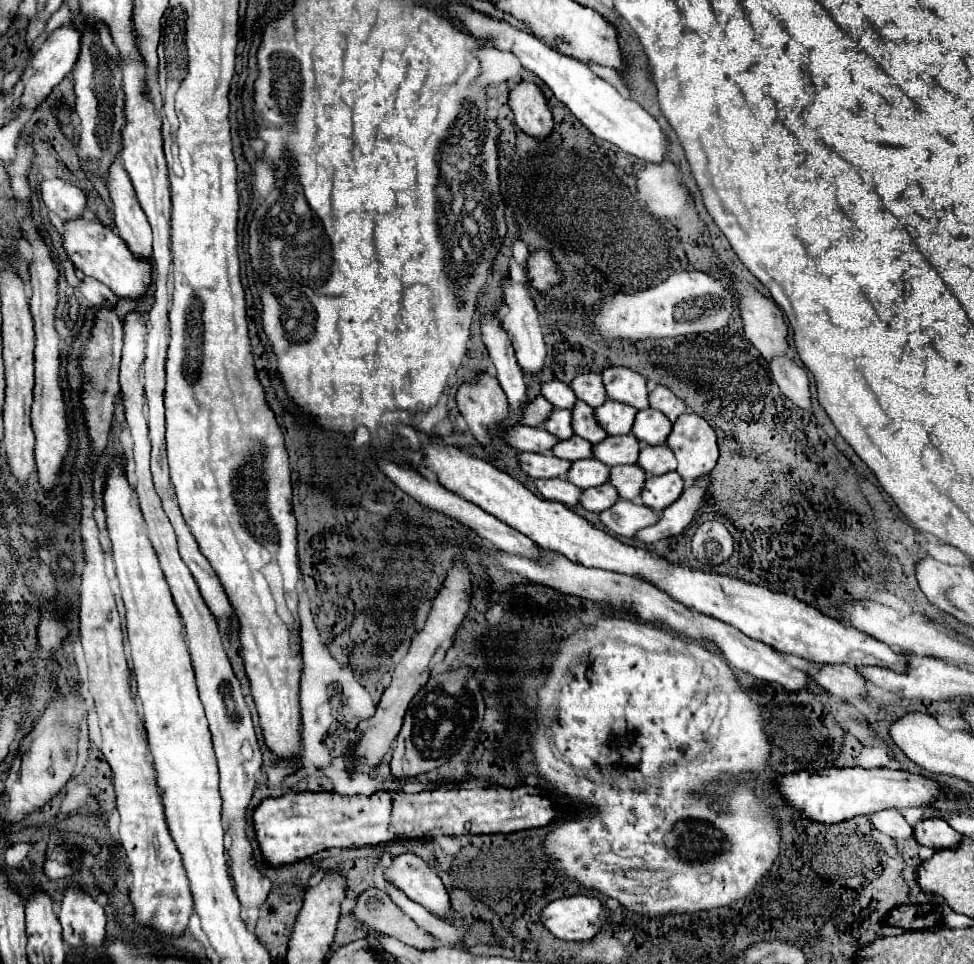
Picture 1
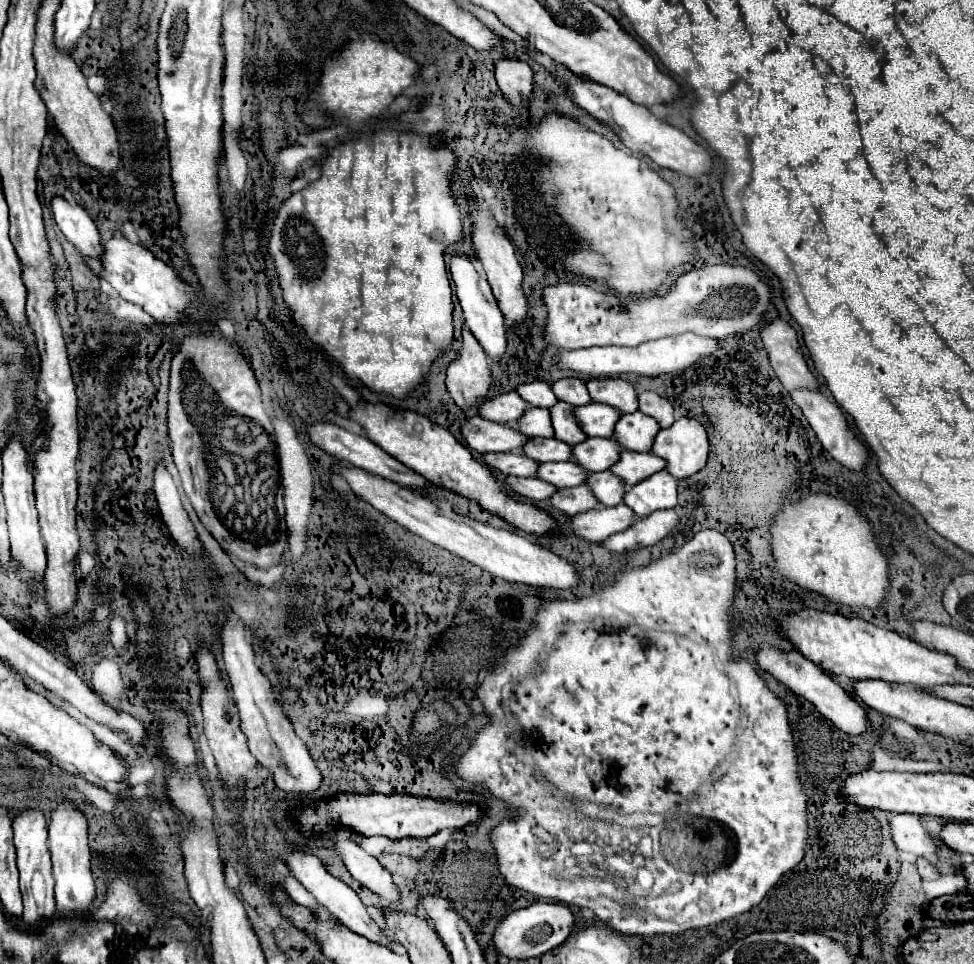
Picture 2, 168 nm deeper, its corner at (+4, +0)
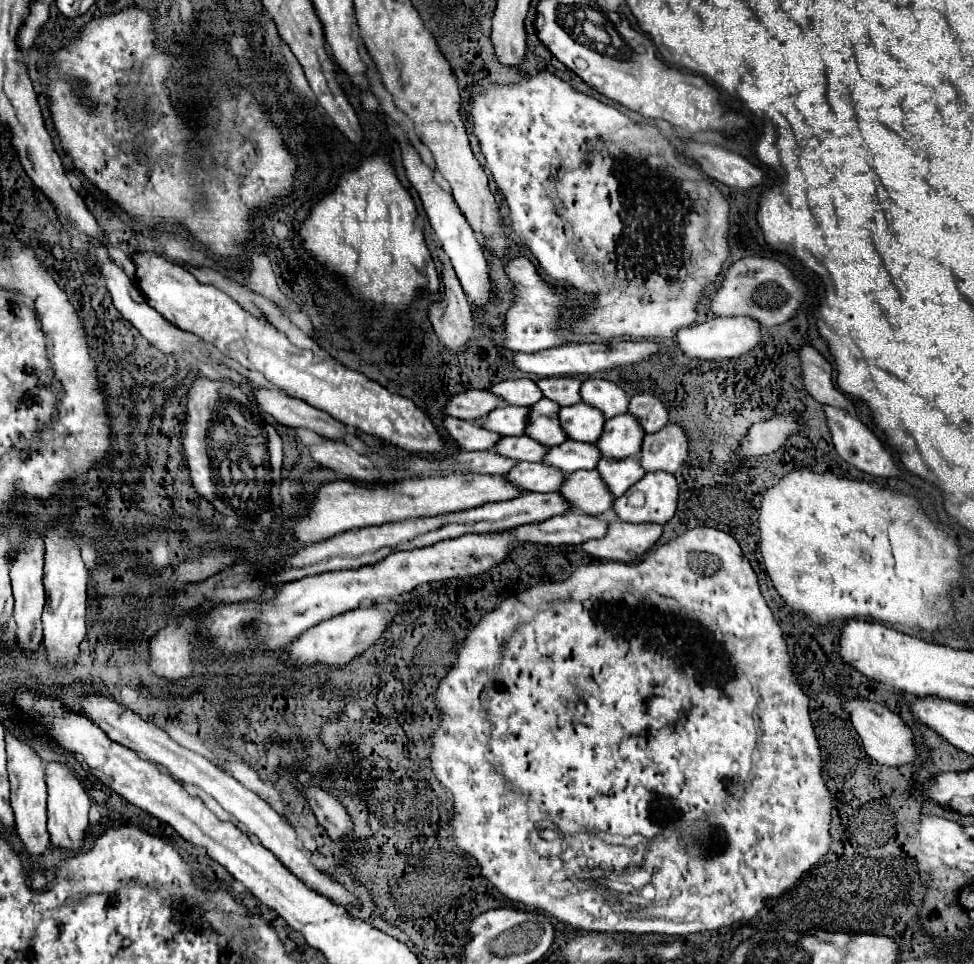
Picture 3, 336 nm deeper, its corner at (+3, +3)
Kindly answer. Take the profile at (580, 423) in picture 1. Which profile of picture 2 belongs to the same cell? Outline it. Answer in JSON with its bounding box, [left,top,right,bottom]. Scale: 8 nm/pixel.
[550,401,586,445]

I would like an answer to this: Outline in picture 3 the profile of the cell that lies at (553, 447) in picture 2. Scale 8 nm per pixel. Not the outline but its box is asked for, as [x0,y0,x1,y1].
[495,436,547,462]

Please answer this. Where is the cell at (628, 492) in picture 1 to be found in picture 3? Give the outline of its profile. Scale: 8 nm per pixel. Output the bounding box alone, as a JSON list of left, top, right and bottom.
[559,470,613,516]

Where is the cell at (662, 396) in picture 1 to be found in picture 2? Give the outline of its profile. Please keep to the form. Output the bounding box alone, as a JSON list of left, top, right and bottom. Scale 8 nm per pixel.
[638,391,674,427]

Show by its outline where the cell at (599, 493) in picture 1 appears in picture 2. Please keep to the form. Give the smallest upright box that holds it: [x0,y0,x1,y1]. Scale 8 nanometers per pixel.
[550,485,600,515]

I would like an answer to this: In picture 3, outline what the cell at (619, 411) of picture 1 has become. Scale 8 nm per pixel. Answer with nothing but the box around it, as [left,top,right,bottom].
[559,404,605,444]

